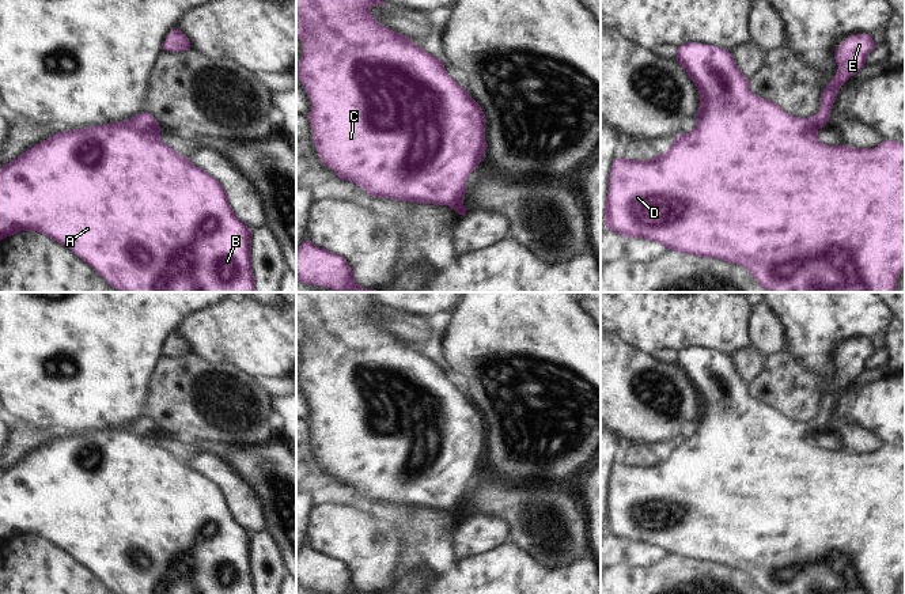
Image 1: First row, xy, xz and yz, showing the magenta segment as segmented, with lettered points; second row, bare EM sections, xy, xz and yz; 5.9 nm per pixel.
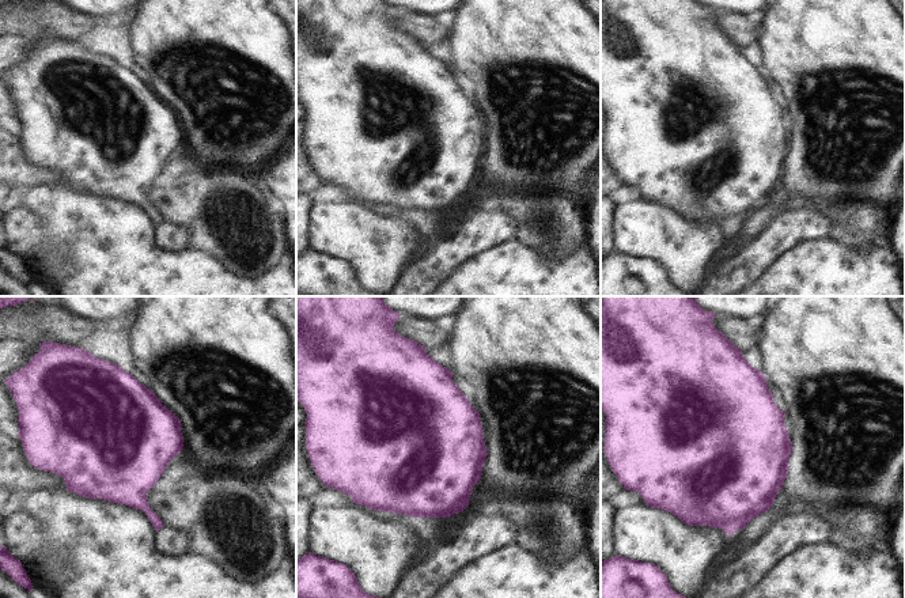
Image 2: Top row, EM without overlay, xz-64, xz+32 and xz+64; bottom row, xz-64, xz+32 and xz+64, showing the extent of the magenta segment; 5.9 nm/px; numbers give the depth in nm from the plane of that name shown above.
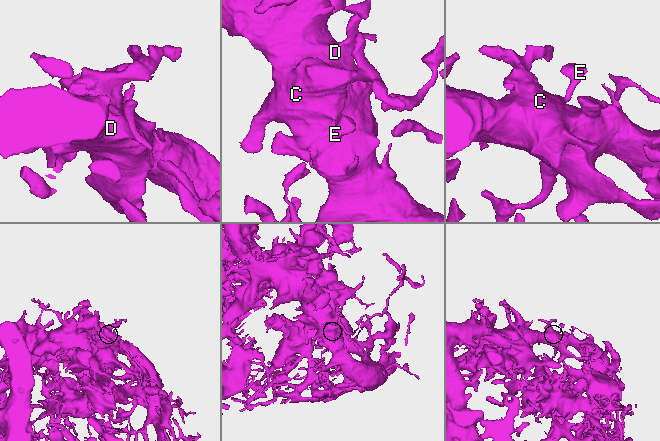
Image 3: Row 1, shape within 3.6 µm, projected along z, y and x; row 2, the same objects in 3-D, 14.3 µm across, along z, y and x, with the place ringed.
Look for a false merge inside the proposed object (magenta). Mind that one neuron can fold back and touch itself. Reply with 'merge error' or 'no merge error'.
no merge error

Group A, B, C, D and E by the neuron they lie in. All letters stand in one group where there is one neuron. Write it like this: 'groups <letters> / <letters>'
groups A B C D E

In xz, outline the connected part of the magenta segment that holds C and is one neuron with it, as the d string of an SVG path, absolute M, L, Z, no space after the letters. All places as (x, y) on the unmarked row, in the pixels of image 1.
M296 292L296 341L303 347L303 362L296 367L296 381L300 383L311 405L313 413L307 419L313 434L314 447L322 466L347 487L361 491L368 500L448 510L459 519L466 519L463 510L466 484L485 461L485 419L481 410L461 391L446 375L444 368L433 359L413 348L409 341L389 334L371 318L370 313L376 309L387 310L375 292Z

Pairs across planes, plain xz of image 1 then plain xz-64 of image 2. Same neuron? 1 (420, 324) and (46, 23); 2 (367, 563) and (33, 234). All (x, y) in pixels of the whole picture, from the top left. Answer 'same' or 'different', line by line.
1: same
2: same

